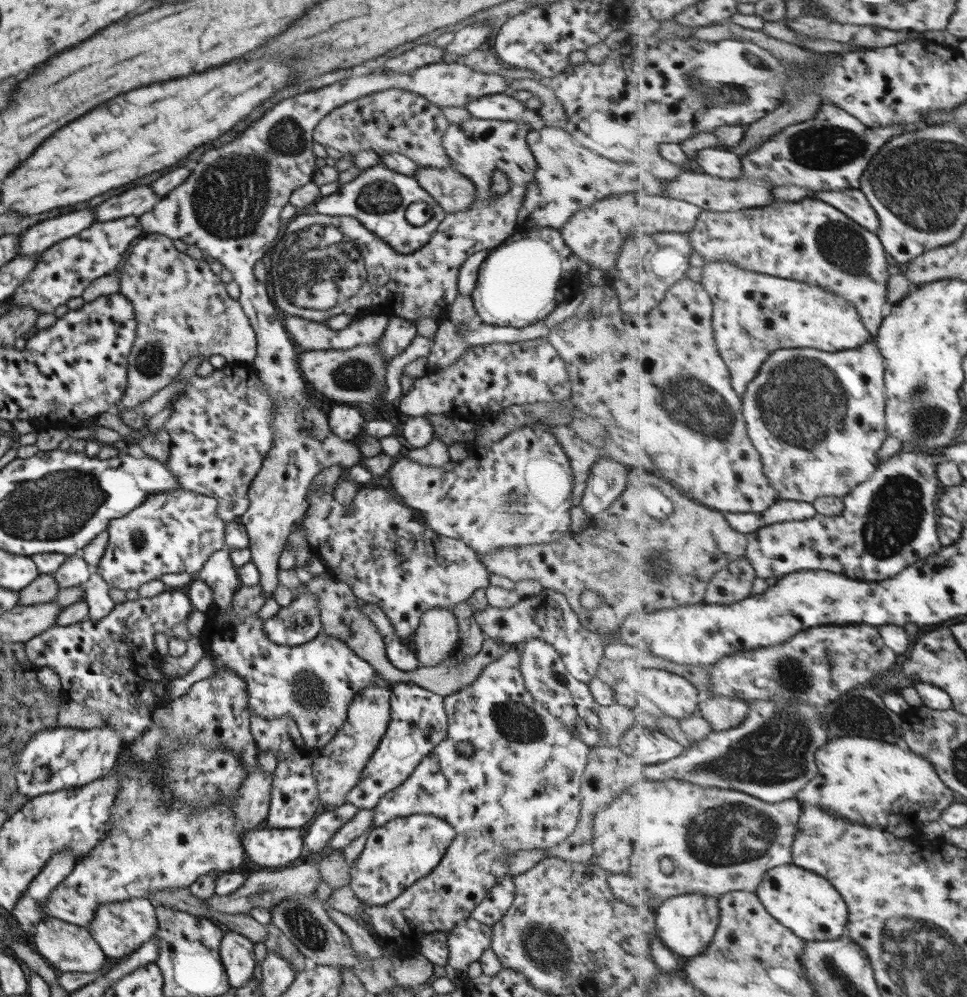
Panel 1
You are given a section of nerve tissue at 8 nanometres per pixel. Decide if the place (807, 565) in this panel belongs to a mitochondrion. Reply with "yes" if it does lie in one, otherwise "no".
no

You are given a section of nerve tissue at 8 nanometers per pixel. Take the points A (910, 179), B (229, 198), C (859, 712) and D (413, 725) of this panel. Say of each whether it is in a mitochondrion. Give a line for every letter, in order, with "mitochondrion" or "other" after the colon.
A: mitochondrion
B: mitochondrion
C: mitochondrion
D: other

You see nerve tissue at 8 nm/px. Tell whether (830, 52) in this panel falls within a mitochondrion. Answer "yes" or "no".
no

